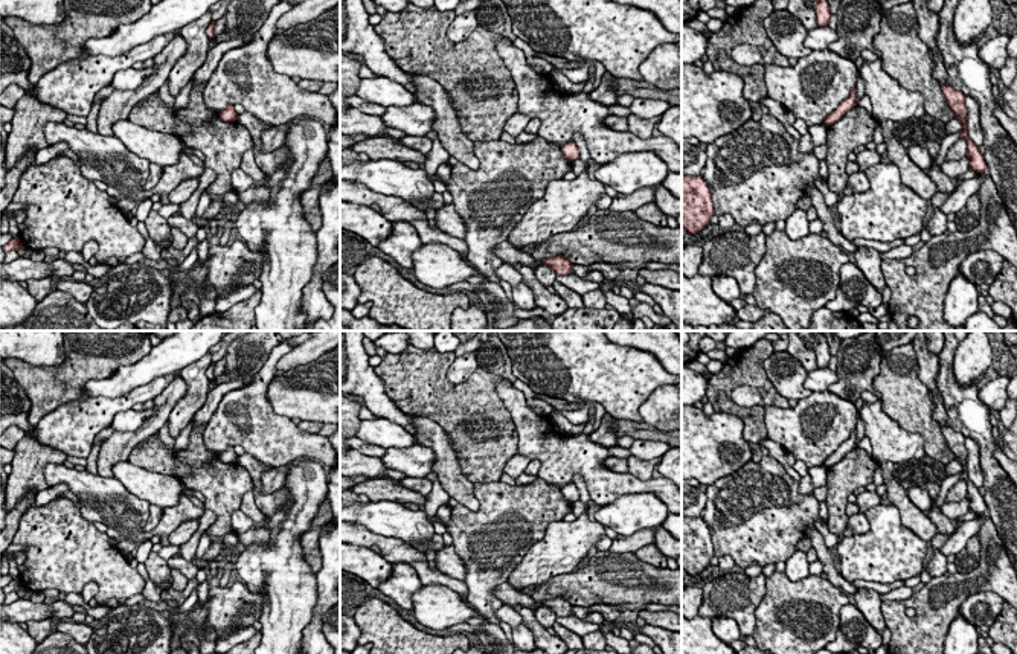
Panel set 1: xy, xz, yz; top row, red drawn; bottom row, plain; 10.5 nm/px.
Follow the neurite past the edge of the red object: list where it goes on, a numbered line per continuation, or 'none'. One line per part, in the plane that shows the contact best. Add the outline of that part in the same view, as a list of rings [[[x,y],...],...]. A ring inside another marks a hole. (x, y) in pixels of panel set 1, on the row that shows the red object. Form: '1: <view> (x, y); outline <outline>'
none

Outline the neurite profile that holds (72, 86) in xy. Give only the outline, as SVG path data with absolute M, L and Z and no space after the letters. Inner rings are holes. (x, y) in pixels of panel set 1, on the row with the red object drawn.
M180 30L159 35L120 56L96 55L64 61L44 73L30 95L70 116L87 117L95 95L110 85L119 70L157 56L178 34Z

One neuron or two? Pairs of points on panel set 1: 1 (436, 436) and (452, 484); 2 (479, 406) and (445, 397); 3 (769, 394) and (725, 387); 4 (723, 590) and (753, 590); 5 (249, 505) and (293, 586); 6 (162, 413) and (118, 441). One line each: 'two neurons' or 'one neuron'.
1: one neuron
2: one neuron
3: one neuron
4: one neuron
5: two neurons
6: one neuron

